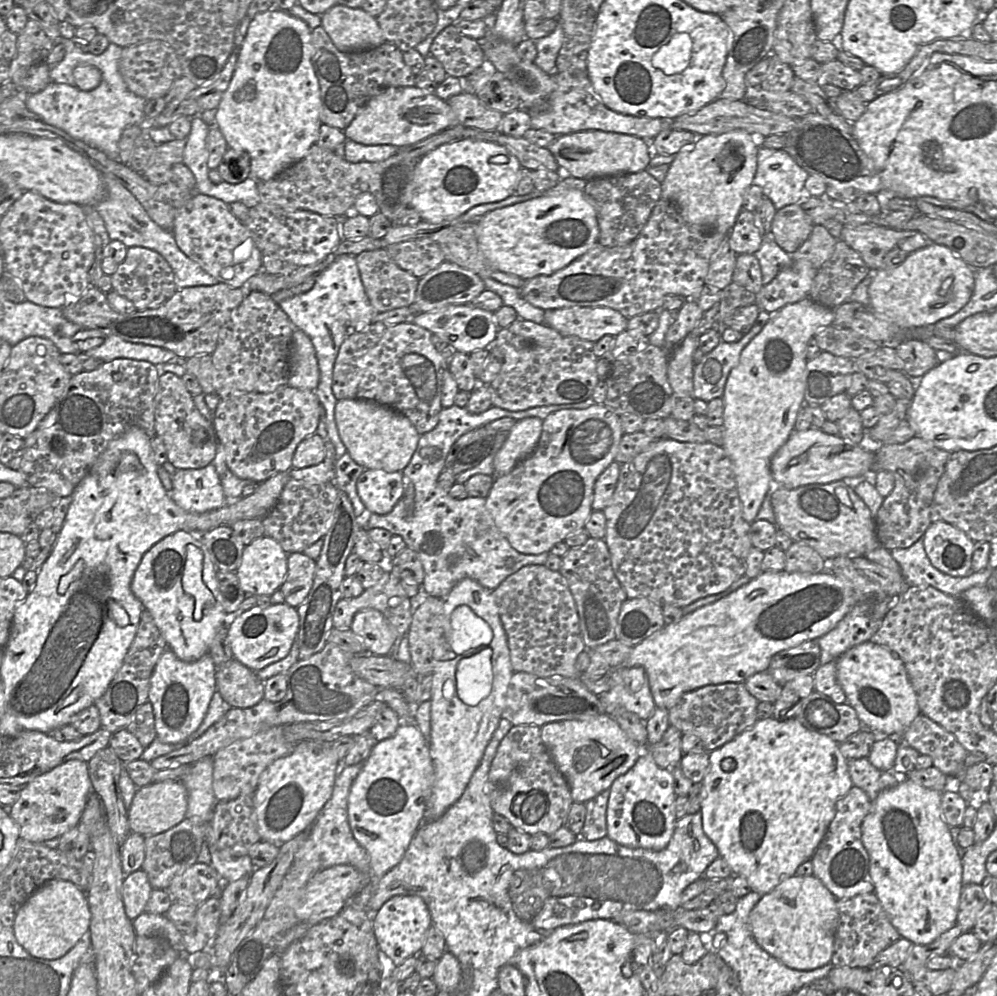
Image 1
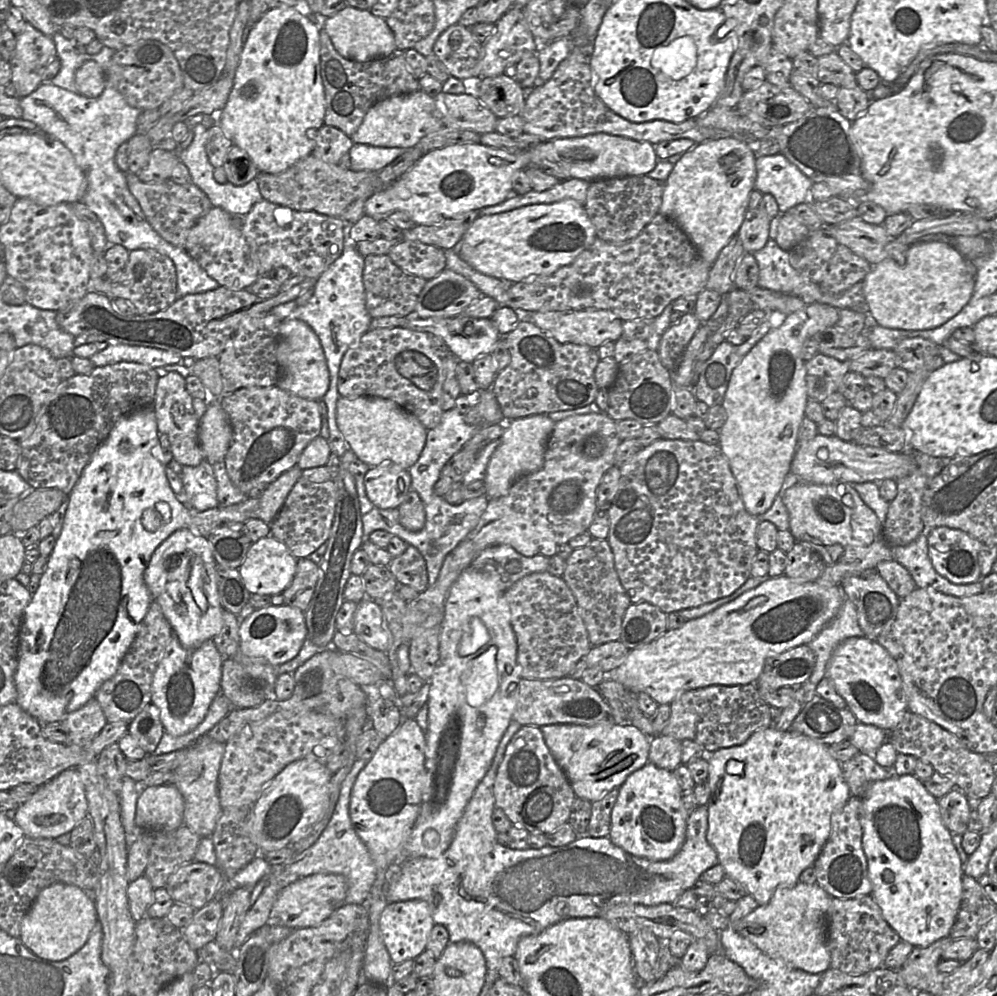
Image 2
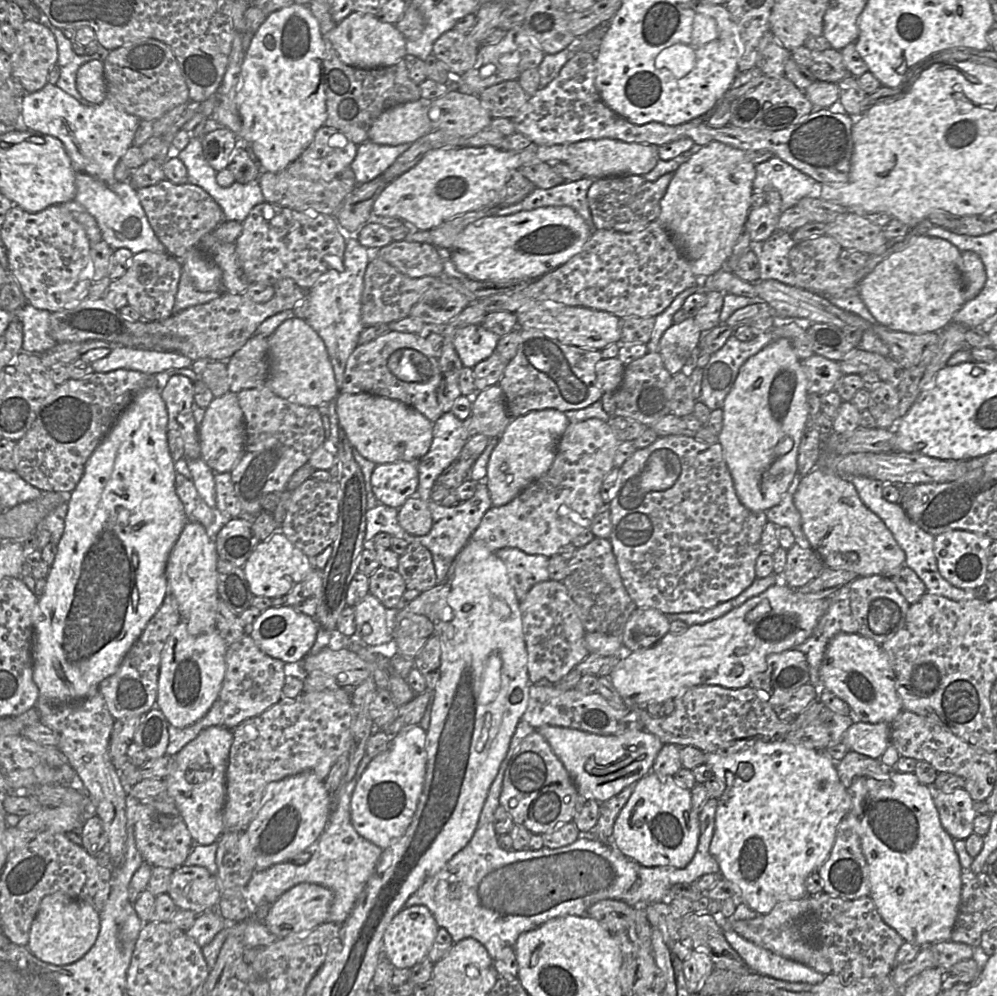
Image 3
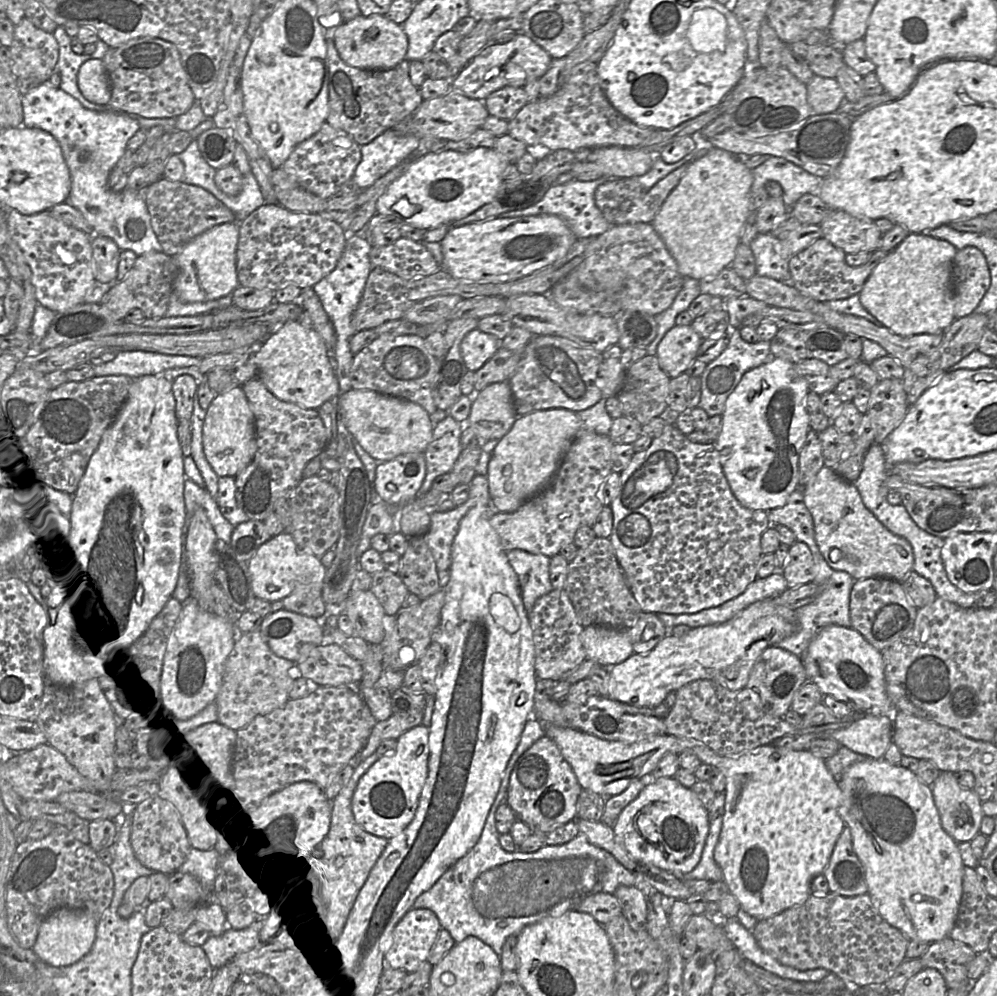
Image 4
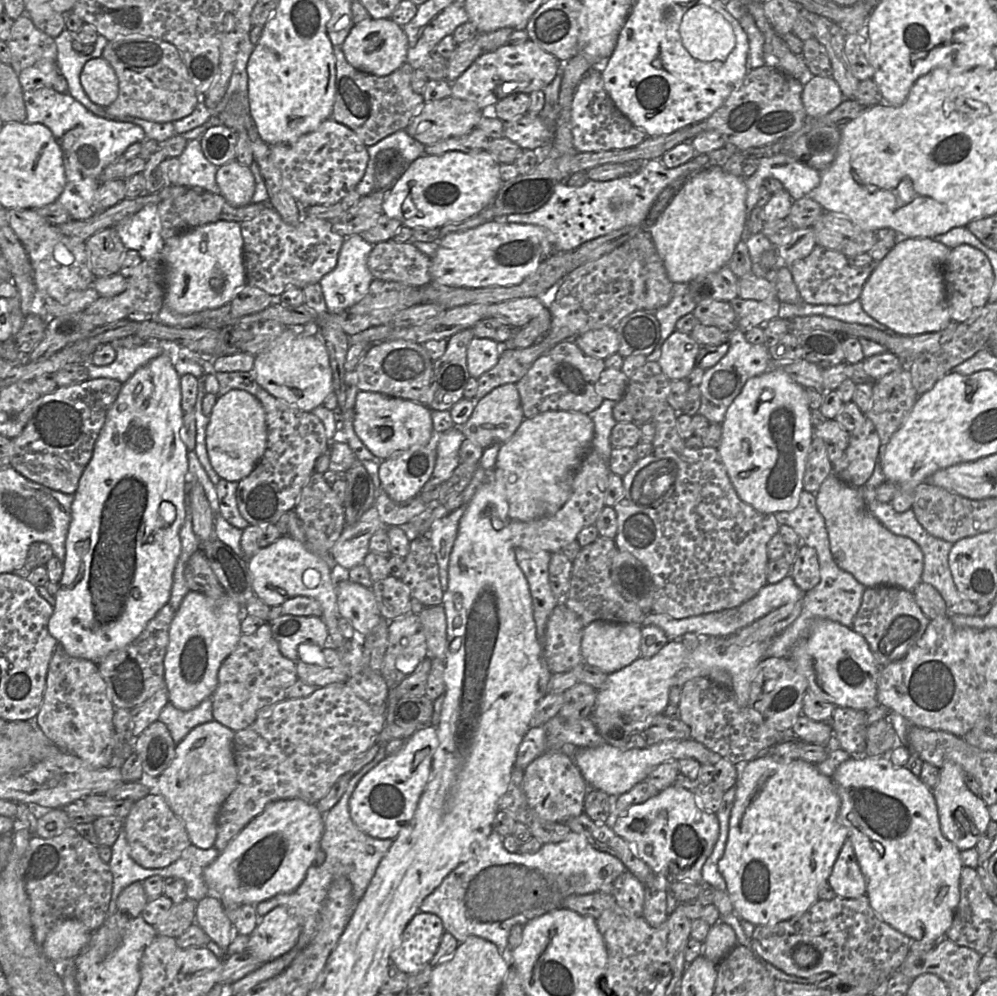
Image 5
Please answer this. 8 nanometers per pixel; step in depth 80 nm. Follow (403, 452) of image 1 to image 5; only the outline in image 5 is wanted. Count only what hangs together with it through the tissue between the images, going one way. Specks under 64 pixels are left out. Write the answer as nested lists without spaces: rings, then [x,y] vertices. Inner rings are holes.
[[[359,390],[354,410],[354,430],[357,436],[381,460],[400,451],[427,445],[434,434],[431,410],[419,402]]]

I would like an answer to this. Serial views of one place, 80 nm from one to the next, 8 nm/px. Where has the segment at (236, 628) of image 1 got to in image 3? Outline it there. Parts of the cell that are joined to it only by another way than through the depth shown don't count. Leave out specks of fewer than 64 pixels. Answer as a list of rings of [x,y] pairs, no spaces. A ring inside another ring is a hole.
[[[287,605],[269,607],[257,617],[248,629],[262,652],[284,663],[300,663],[308,655],[315,643],[319,625],[314,618],[297,611]]]

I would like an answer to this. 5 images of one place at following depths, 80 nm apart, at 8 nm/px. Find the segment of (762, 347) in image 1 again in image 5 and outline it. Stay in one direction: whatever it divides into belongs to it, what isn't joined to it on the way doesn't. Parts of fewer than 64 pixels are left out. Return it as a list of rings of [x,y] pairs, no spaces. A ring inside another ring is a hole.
[[[770,368],[745,383],[726,412],[721,424],[721,443],[717,448],[726,473],[741,501],[762,513],[790,512],[797,507],[800,494],[804,490],[806,460],[814,437],[811,411],[806,389],[781,368]]]

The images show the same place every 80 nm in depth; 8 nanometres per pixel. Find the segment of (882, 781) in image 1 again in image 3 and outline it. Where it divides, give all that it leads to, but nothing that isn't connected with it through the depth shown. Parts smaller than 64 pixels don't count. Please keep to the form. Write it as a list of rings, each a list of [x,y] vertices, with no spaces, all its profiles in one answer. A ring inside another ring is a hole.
[[[849,751],[845,757],[836,763],[838,776],[842,784],[848,789],[855,778],[860,776],[879,777],[890,769],[880,759],[874,759],[858,752]]]

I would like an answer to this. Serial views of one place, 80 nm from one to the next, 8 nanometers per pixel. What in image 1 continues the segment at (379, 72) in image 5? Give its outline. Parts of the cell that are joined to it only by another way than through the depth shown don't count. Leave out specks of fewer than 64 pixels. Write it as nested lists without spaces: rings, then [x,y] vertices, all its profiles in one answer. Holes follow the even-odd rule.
[[[335,5],[321,15],[321,26],[344,53],[376,48],[386,42],[376,18],[361,8]]]

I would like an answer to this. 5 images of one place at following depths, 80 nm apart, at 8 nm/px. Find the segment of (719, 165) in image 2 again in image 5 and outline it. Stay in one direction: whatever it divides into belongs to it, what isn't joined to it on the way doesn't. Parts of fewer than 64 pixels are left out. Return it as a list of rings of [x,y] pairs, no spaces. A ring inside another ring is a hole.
[[[718,165],[684,178],[684,185],[649,229],[673,284],[689,283],[727,266],[738,242],[743,239],[747,222],[746,178],[733,175]]]

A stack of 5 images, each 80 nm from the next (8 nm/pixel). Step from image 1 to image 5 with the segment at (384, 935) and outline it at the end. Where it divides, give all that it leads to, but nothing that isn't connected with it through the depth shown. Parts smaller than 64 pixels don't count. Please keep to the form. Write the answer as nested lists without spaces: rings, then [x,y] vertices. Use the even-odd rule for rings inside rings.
[[[419,911],[406,926],[399,946],[391,954],[391,963],[407,975],[421,972],[435,956],[445,933],[442,920],[435,914]]]

